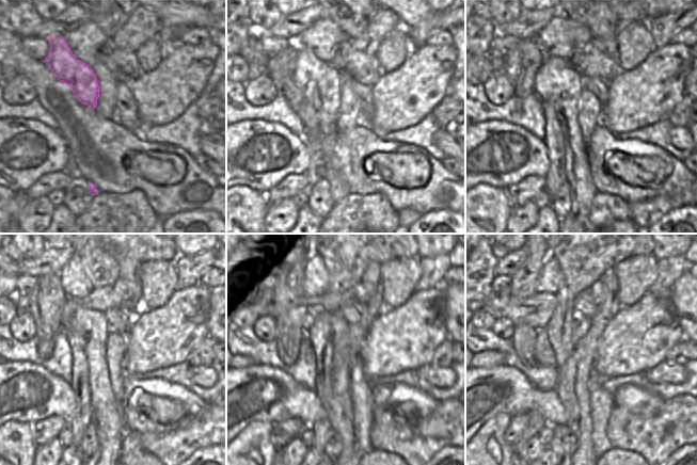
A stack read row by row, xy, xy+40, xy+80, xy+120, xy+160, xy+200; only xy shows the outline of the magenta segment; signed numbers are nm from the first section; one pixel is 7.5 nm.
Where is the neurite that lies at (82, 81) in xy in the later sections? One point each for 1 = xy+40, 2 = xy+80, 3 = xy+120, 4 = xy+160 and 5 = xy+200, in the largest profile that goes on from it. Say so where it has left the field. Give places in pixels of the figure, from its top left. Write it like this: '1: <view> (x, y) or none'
1: xy+40 (319, 82)
2: xy+80 (556, 83)
3: xy+120 (92, 325)
4: xy+160 (334, 394)
5: xy+200 (572, 389)

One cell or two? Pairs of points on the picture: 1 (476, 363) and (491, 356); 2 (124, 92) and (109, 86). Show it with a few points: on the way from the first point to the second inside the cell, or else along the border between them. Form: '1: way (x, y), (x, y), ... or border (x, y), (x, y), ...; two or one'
1: way (479, 361), (488, 358); one
2: border (117, 82), (113, 114); two

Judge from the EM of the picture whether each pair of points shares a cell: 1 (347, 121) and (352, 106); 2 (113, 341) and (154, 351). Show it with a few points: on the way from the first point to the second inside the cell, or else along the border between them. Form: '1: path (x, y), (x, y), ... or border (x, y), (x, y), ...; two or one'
1: path (348, 117), (350, 109); one
2: border (127, 335), (124, 369); two

